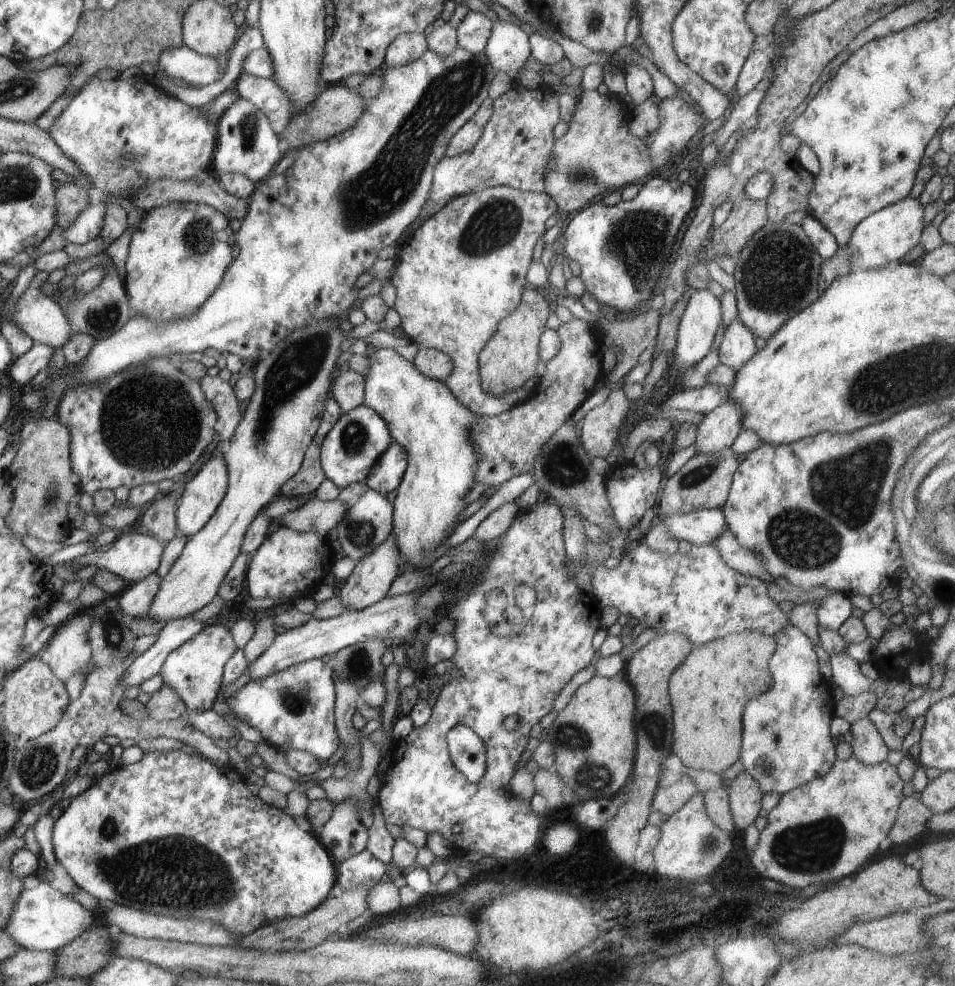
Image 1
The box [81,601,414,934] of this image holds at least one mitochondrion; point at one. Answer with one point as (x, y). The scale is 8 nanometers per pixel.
(173, 873)

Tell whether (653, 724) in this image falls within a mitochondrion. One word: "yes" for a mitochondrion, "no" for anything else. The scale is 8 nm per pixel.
yes

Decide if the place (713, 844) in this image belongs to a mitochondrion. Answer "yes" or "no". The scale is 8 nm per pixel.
yes

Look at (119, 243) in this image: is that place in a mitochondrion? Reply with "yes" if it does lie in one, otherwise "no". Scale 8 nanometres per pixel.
no

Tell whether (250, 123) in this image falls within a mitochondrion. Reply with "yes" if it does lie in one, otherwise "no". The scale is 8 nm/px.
yes

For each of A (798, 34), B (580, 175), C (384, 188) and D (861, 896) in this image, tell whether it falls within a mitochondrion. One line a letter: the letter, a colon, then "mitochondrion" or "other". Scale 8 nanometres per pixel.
A: mitochondrion
B: mitochondrion
C: mitochondrion
D: other

